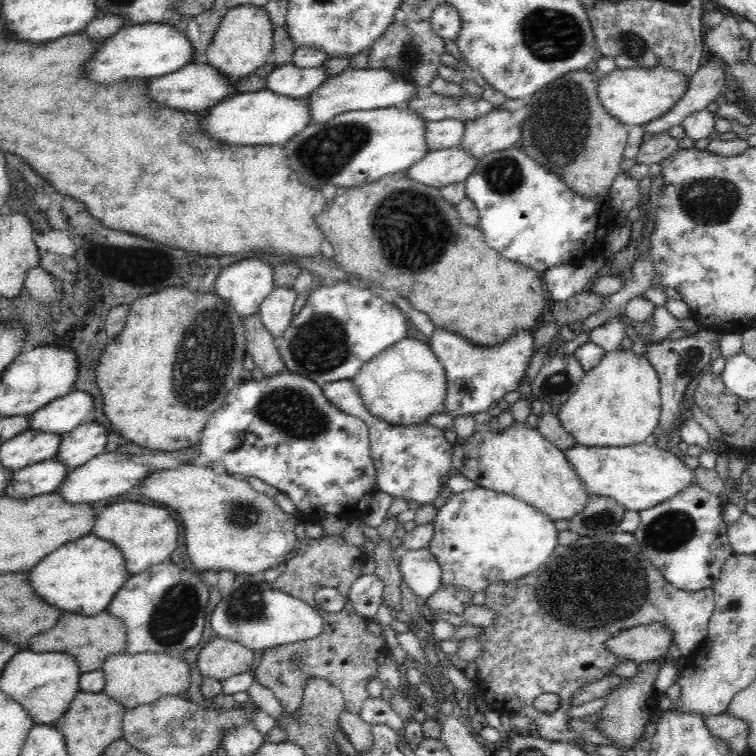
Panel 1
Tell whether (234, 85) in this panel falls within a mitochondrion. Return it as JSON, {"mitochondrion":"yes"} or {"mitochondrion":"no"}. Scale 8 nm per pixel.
{"mitochondrion":"no"}

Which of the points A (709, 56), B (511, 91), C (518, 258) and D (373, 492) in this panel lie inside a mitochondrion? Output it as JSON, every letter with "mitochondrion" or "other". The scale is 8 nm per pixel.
{"A":"other","B":"other","C":"other","D":"other"}

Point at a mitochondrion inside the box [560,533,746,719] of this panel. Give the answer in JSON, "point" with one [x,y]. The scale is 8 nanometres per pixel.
{"point":[636,589]}

